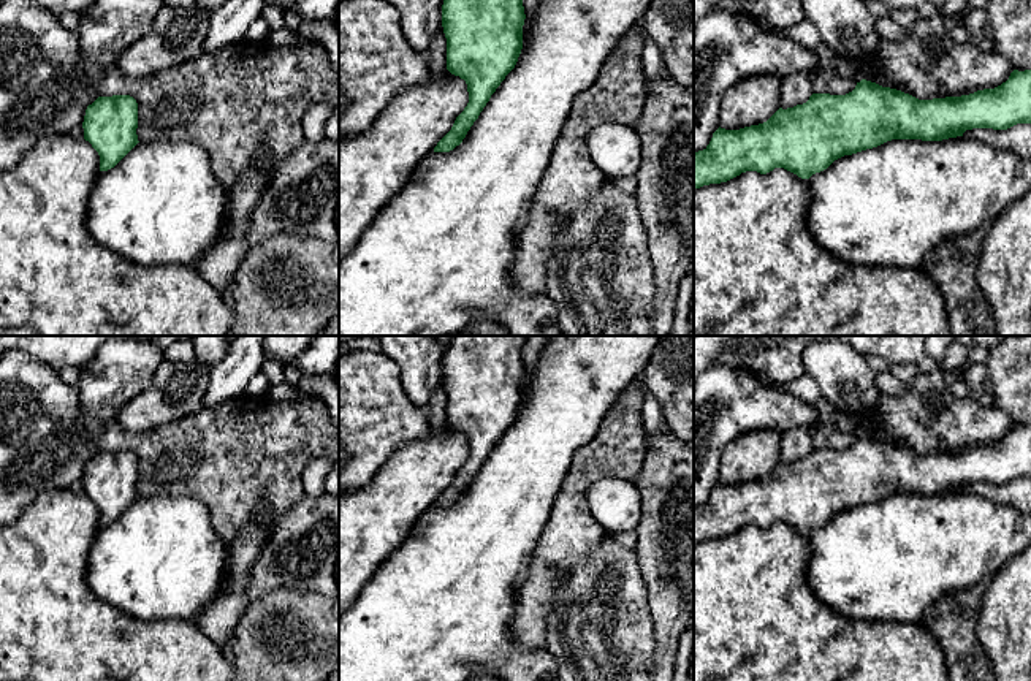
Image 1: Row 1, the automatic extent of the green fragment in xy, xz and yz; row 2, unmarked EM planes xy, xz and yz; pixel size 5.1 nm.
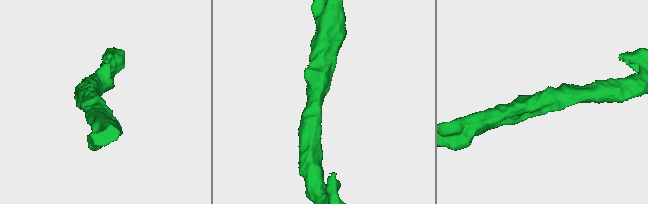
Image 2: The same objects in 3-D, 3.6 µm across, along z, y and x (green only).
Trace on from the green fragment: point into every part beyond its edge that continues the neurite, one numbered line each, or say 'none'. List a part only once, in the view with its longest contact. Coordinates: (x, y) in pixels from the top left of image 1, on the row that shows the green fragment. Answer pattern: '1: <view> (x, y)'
none

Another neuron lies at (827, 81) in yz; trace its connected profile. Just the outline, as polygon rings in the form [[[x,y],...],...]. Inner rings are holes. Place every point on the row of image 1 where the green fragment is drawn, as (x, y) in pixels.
[[[830,68],[820,70],[812,79],[814,93],[846,95],[855,89],[854,79],[844,78]]]

